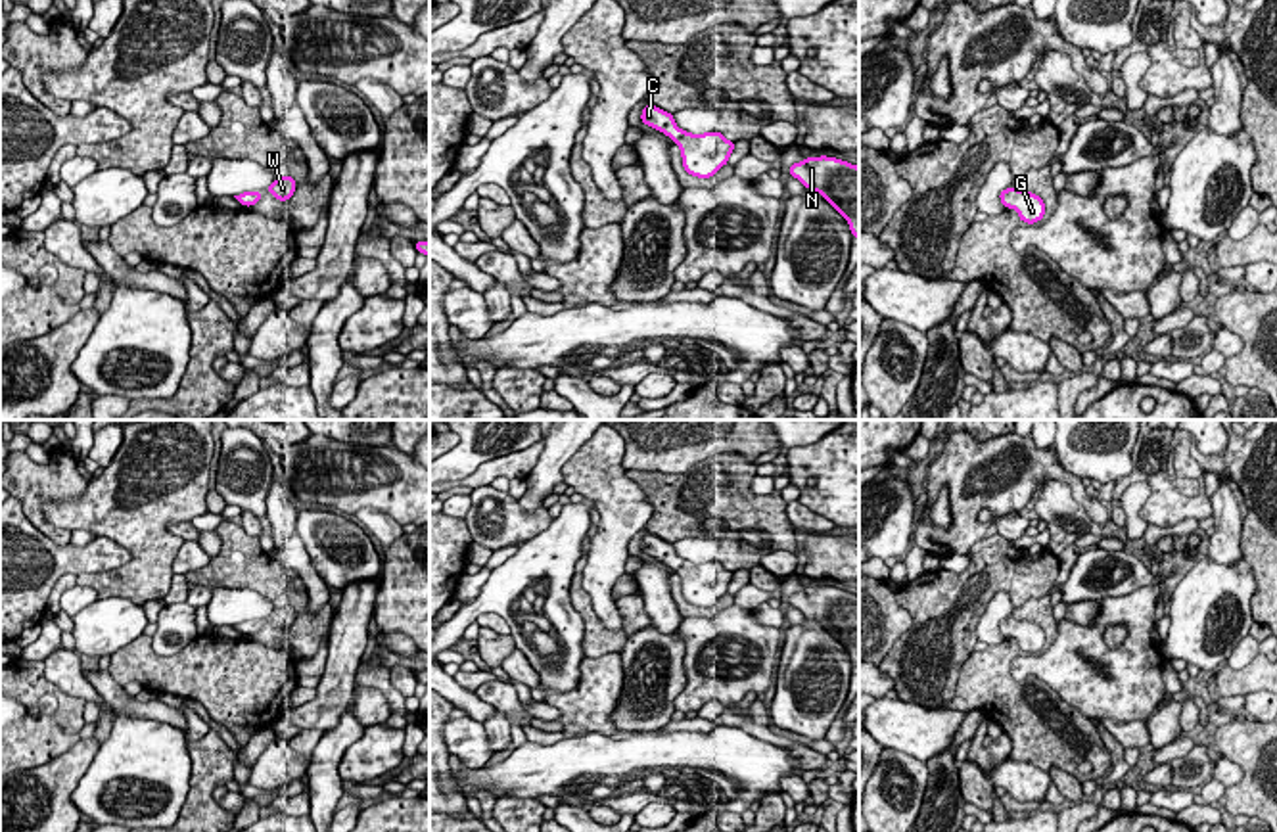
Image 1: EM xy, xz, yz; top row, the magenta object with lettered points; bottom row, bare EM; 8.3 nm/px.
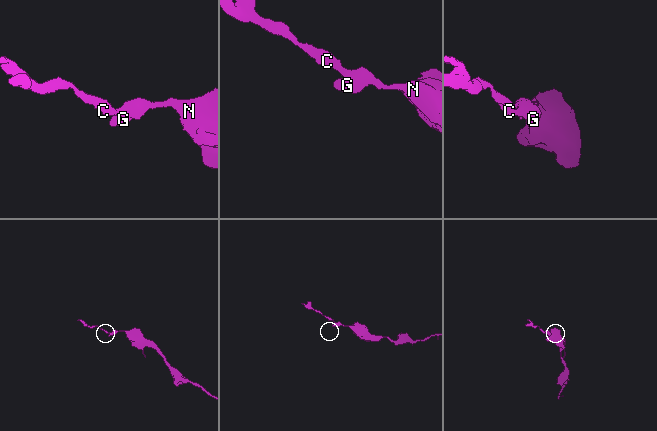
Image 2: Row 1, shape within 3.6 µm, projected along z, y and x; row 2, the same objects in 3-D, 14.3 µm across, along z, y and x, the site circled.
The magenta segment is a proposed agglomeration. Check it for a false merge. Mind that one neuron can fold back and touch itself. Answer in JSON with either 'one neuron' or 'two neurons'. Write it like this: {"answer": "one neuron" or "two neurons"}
{"answer": "one neuron"}

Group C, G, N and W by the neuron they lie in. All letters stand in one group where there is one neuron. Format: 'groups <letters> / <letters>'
groups C G N W

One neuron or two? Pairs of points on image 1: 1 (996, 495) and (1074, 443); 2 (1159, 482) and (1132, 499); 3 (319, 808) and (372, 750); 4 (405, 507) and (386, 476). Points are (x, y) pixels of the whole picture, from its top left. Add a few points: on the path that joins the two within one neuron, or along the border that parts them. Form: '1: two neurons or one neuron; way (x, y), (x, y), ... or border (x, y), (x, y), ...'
1: two neurons; border (1053, 447), (1059, 462), (1080, 478)
2: two neurons; border (1137, 480), (1149, 487), (1139, 510), (1149, 524)
3: two neurons; border (361, 739), (342, 758), (342, 781)
4: one neuron; way (405, 499), (394, 484)

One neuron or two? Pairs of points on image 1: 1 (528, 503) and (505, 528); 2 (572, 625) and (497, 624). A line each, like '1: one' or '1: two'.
1: two
2: two

